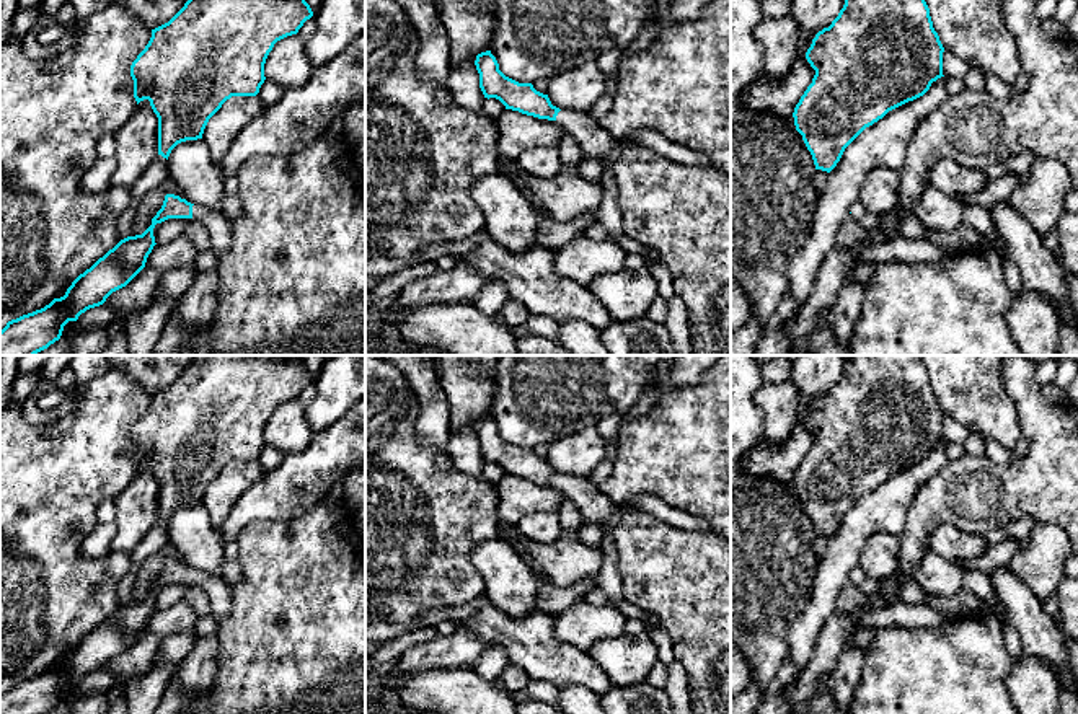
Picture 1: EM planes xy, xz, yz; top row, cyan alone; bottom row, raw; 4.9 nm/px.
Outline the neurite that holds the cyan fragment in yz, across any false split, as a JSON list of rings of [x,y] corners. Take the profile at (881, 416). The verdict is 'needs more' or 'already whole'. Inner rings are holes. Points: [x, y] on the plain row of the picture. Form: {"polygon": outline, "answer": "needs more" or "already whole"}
{"polygon": [[[851,355],[838,381],[806,417],[815,440],[793,478],[815,535],[830,538],[866,492],[923,461],[944,442],[943,417],[921,355]]], "answer": "already whole"}

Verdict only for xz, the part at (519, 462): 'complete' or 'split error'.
split error

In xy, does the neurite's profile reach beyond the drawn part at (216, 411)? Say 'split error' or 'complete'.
complete

